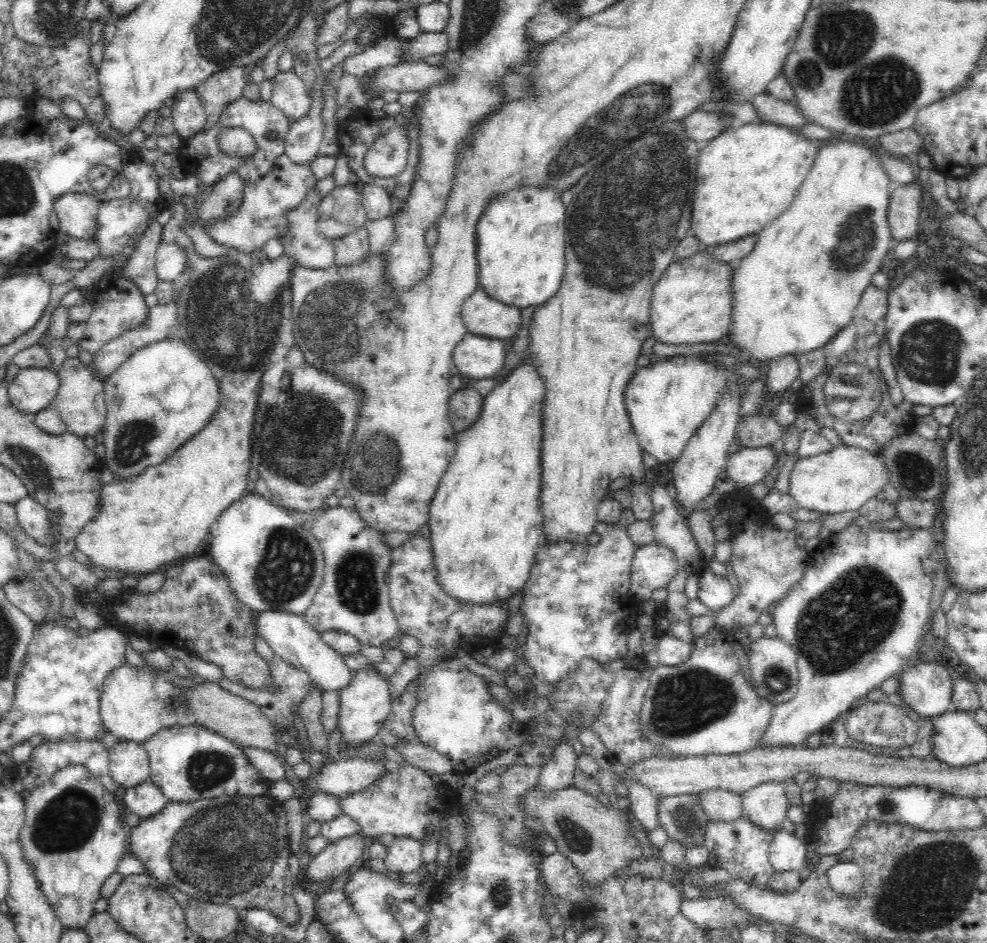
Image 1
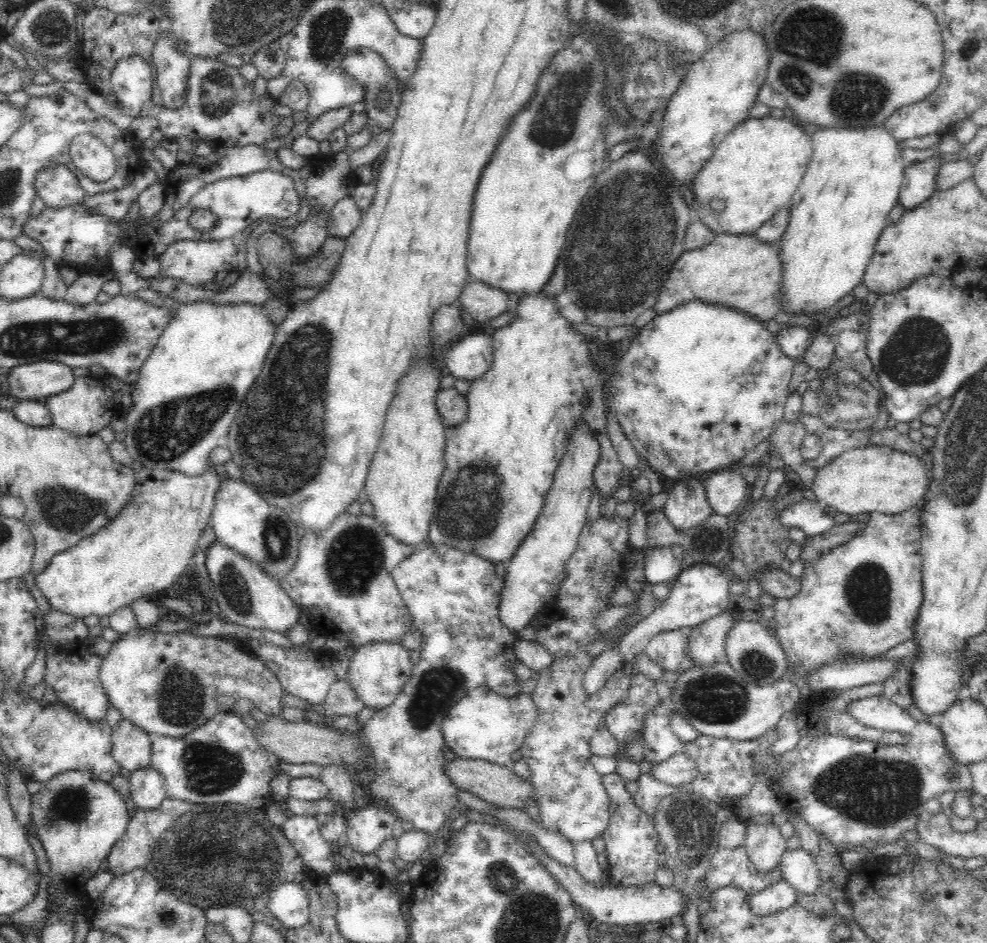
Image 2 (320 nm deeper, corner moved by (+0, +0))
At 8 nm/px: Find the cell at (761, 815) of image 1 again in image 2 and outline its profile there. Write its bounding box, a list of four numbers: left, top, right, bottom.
[743,823,787,873]

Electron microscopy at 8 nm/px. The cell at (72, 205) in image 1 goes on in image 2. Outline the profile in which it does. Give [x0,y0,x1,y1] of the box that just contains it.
[33,165,86,208]

